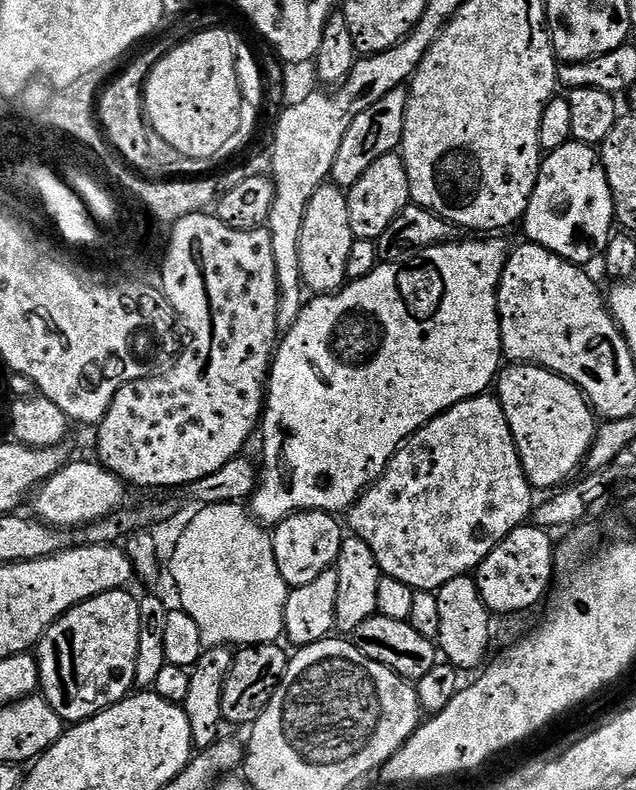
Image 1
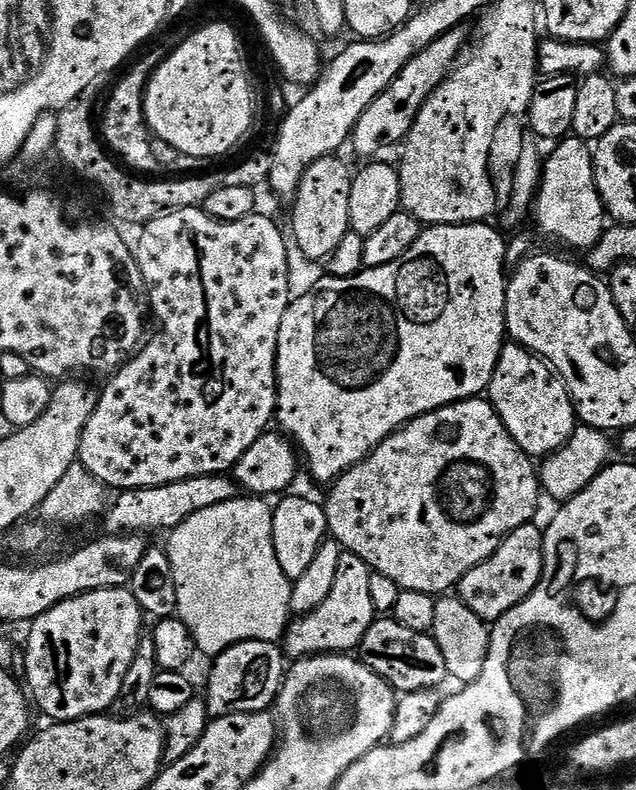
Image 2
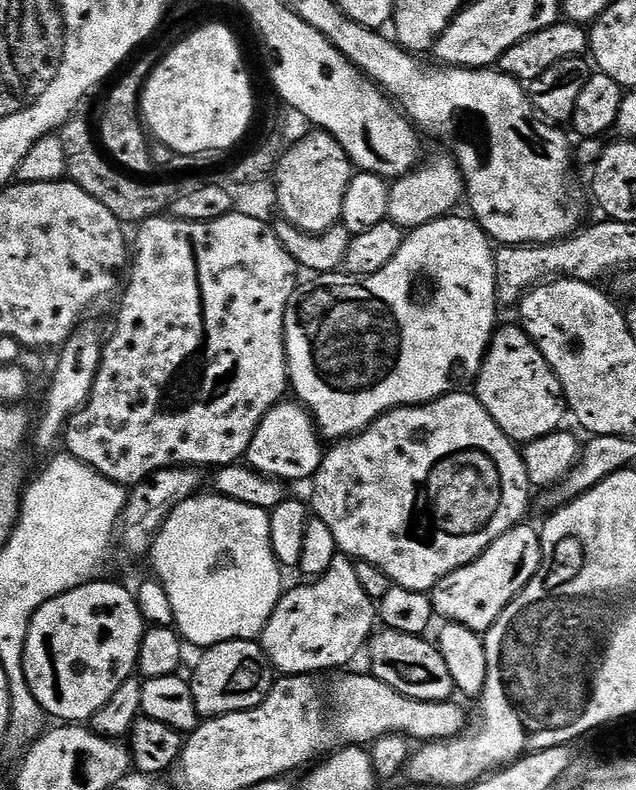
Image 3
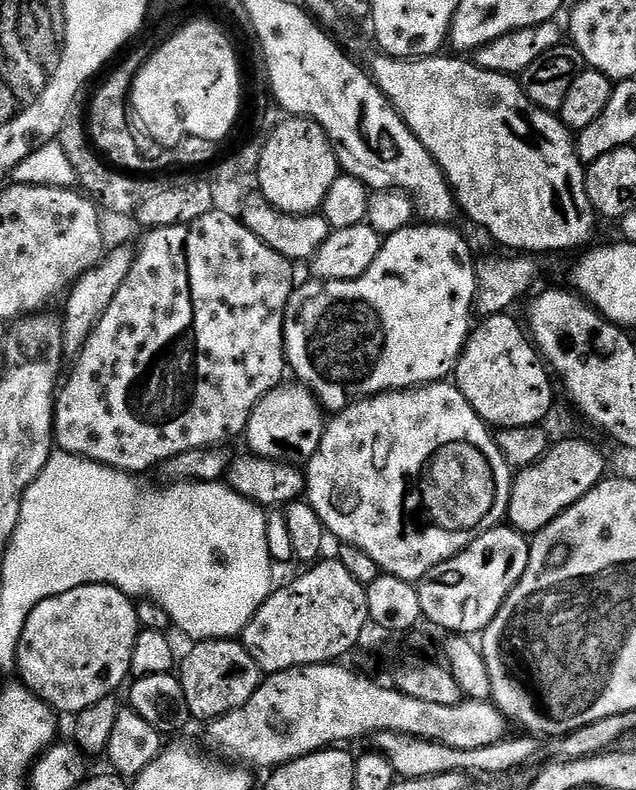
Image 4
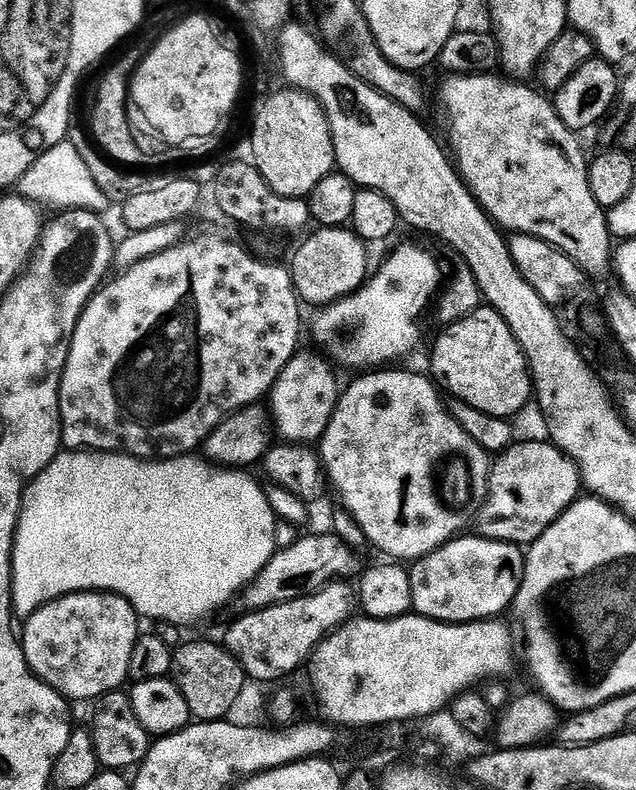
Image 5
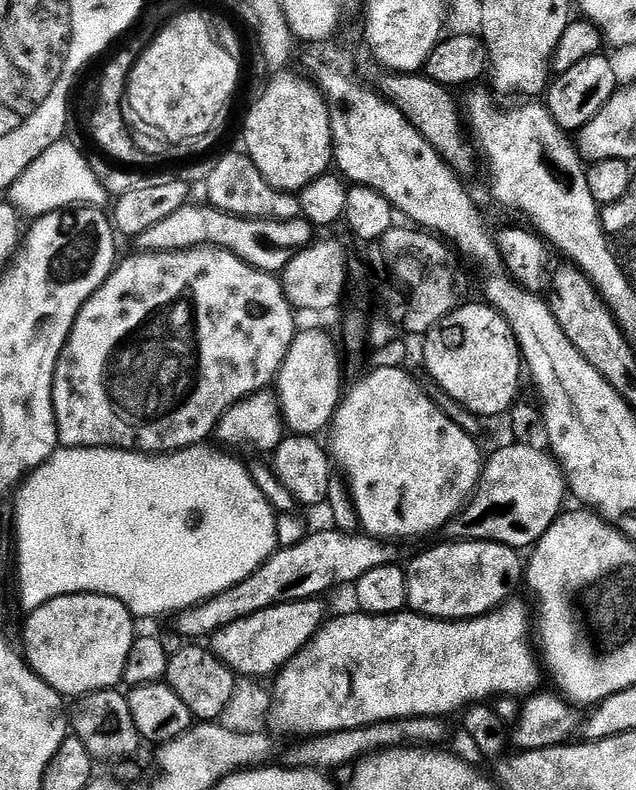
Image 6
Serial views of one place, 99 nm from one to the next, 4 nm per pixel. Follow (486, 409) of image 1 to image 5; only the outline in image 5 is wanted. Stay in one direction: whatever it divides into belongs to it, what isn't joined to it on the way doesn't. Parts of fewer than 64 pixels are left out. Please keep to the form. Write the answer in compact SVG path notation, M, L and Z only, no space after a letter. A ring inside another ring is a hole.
M373 370L367 374L360 374L355 377L356 381L348 389L339 393L336 409L330 418L327 430L324 431L323 439L318 444L318 455L323 463L327 479L336 487L340 495L339 507L356 520L358 526L366 534L369 545L380 552L385 552L385 557L396 562L415 562L424 556L430 555L438 550L443 544L450 540L457 539L465 531L468 523L475 521L484 508L488 497L488 476L492 472L493 461L489 453L485 452L470 434L452 417L451 411L440 401L441 389L427 375L419 376L416 372L388 372L392 370Z

